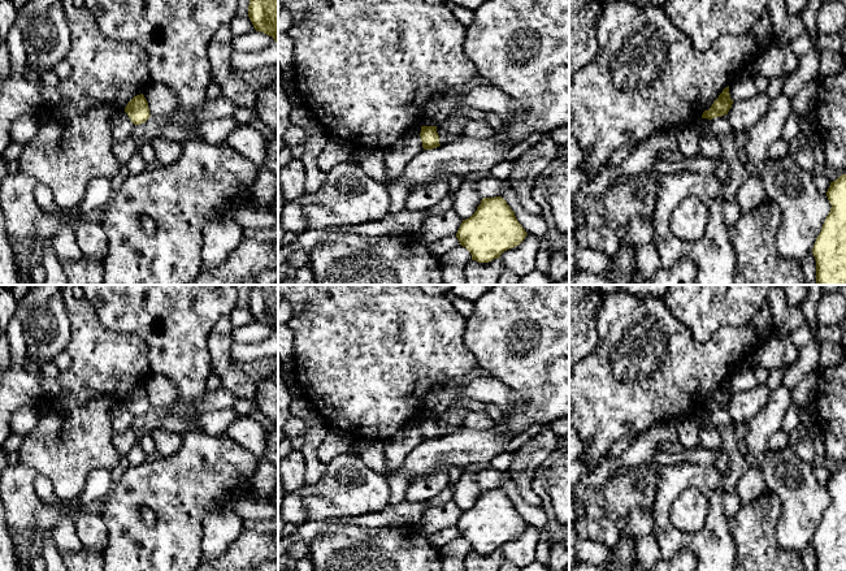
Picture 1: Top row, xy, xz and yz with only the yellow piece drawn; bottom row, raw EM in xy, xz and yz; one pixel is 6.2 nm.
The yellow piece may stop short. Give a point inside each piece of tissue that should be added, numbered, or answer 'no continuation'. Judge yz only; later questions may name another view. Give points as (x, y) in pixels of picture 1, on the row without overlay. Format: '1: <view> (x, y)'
no continuation

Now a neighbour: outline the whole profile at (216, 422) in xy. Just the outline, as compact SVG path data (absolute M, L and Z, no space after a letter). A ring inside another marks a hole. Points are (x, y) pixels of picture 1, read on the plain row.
M233 408L212 410L201 412L198 420L200 429L209 436L226 433L229 425L240 418L240 414Z

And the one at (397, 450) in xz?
M421 418L411 420L394 440L385 444L387 475L398 471L404 459L424 441L421 433Z

